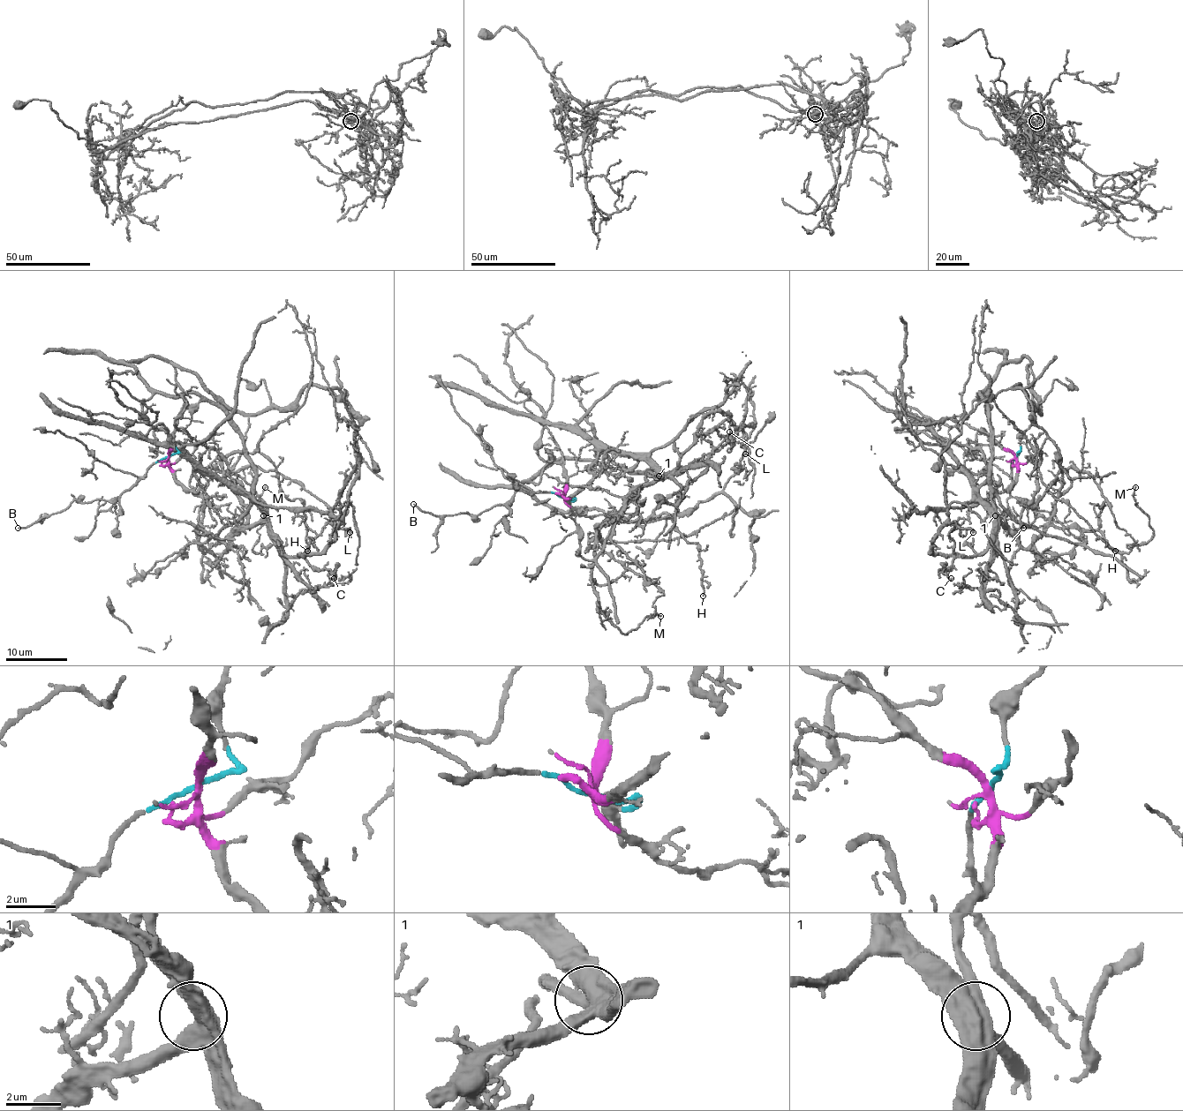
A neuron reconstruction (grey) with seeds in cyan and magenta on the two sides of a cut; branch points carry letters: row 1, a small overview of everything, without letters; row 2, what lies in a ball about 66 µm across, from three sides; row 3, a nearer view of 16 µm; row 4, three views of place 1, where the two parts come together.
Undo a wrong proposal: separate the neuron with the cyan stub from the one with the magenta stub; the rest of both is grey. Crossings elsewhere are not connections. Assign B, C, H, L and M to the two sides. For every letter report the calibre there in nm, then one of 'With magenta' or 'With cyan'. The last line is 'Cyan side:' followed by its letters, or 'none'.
B: Thickness 150 nm. With cyan
C: Thickness 100 nm. With magenta
H: Thickness 80 nm. With magenta
L: Thickness 300 nm. With magenta
M: Thickness 130 nm. With magenta
Cyan side: B

